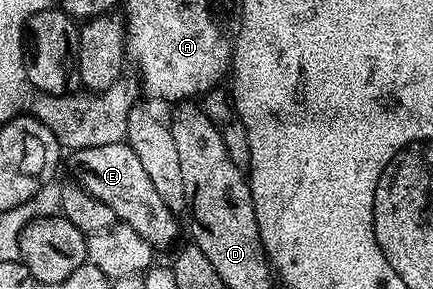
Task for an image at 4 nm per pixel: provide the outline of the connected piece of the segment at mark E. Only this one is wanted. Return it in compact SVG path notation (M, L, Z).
M126 140L117 144L101 144L101 148L77 150L70 157L74 181L101 200L101 204L109 204L116 219L122 225L133 228L133 232L137 232L137 236L144 238L152 248L167 246L178 236L180 219L161 200L144 165Z

